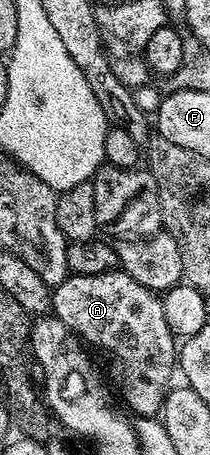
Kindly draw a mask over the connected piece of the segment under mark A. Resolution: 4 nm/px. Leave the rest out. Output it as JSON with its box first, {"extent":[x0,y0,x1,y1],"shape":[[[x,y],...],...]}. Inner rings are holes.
{"extent":[51,268,178,416],"shape":[[[117,268],[98,276],[73,274],[61,286],[51,291],[51,313],[62,320],[85,347],[97,350],[108,365],[111,385],[120,389],[124,402],[136,416],[159,415],[164,397],[168,395],[172,382],[172,370],[178,366],[178,342],[166,324],[166,312],[162,312],[159,293],[147,290],[123,270]]]}

